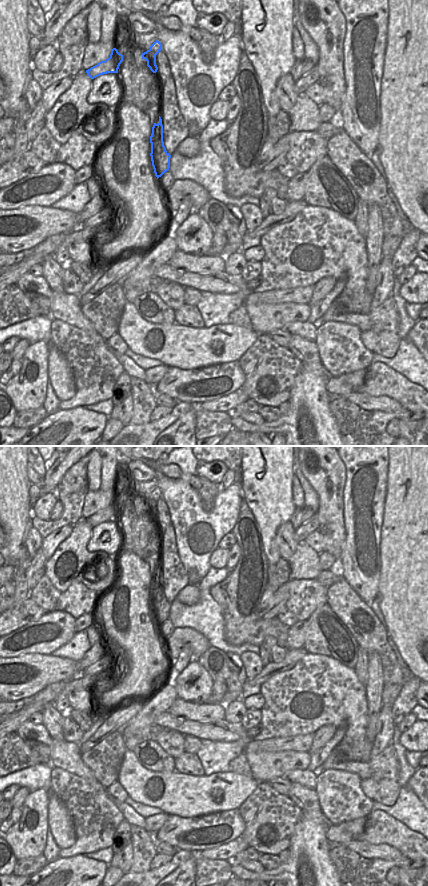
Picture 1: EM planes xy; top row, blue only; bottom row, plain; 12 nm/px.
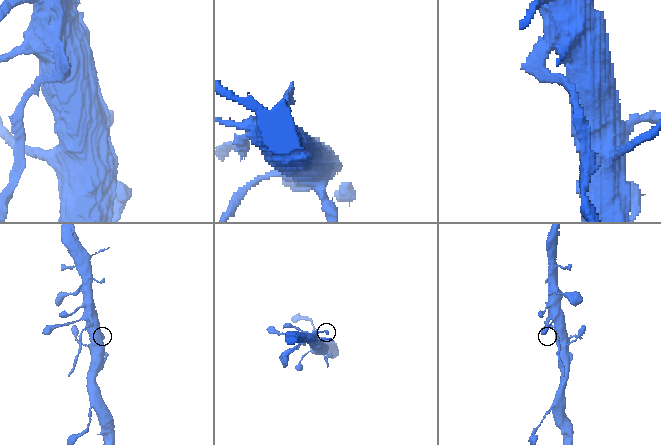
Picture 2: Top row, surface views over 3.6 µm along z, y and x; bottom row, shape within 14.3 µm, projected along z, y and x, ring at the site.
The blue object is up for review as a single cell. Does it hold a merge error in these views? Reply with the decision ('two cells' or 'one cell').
two cells

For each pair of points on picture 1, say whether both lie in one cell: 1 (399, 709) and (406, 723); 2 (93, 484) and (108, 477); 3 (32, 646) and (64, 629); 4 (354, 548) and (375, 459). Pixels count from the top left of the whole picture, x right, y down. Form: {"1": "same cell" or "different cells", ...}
{"1": "different cells", "2": "different cells", "3": "same cell", "4": "same cell"}

